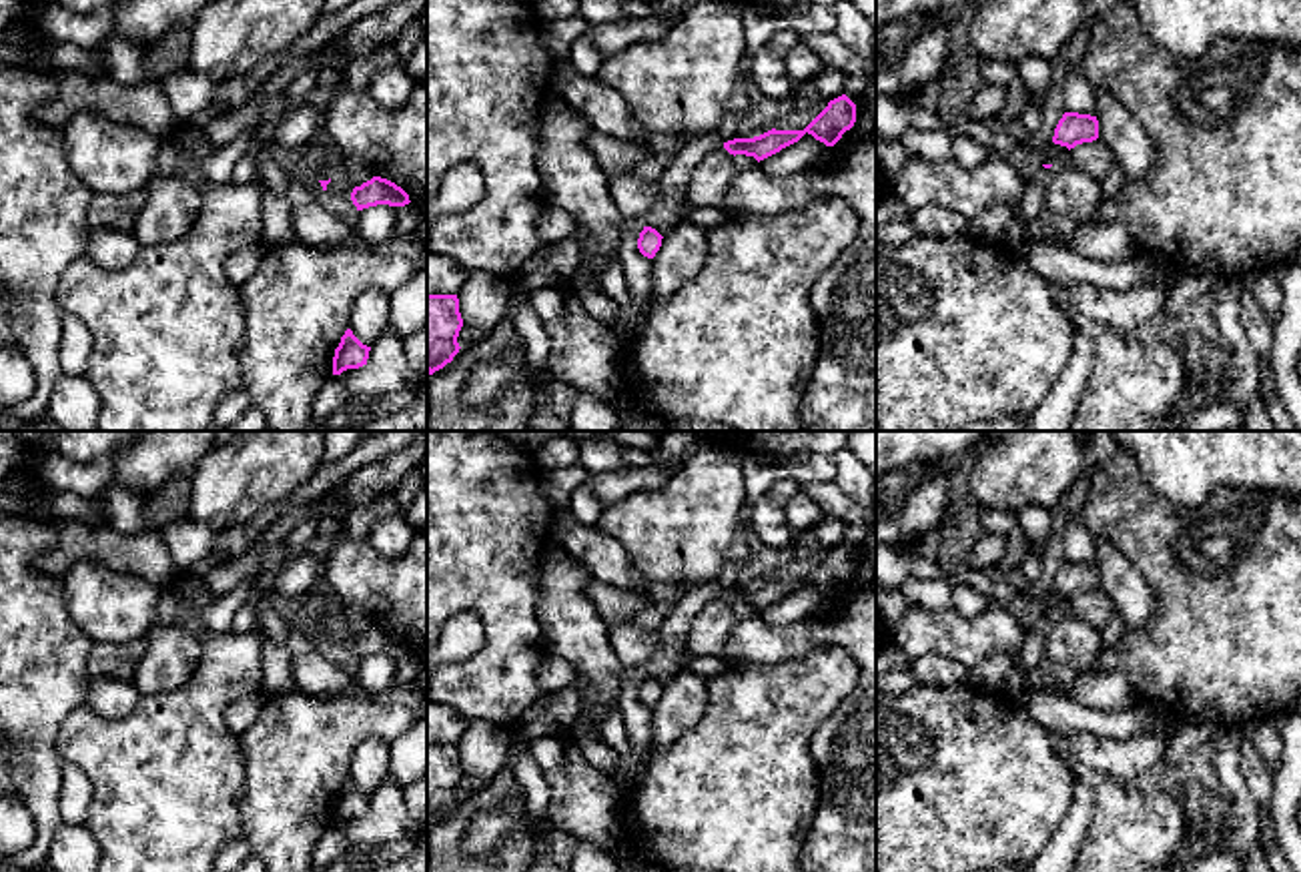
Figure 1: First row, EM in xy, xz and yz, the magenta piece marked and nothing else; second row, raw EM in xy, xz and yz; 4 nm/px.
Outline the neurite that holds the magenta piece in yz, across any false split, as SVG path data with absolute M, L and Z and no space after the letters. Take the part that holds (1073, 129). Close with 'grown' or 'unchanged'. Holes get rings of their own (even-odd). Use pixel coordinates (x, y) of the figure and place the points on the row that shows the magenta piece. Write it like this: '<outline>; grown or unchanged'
M1064 112L1054 128L1052 142L1068 150L1099 138L1099 120L1091 114Z; unchanged

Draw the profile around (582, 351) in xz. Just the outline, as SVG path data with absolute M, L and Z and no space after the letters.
M569 287L537 289L527 303L549 339L549 373L603 401L621 417L621 431L633 431L639 419L619 387L615 359L621 341L613 329L595 321Z

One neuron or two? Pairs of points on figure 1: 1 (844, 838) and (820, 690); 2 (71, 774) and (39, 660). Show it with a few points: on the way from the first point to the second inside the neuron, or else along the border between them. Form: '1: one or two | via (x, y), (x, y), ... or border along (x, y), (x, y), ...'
1: two | border along (854, 686), (814, 730), (810, 738), (814, 766)
2: two | border along (63, 760), (57, 808)

